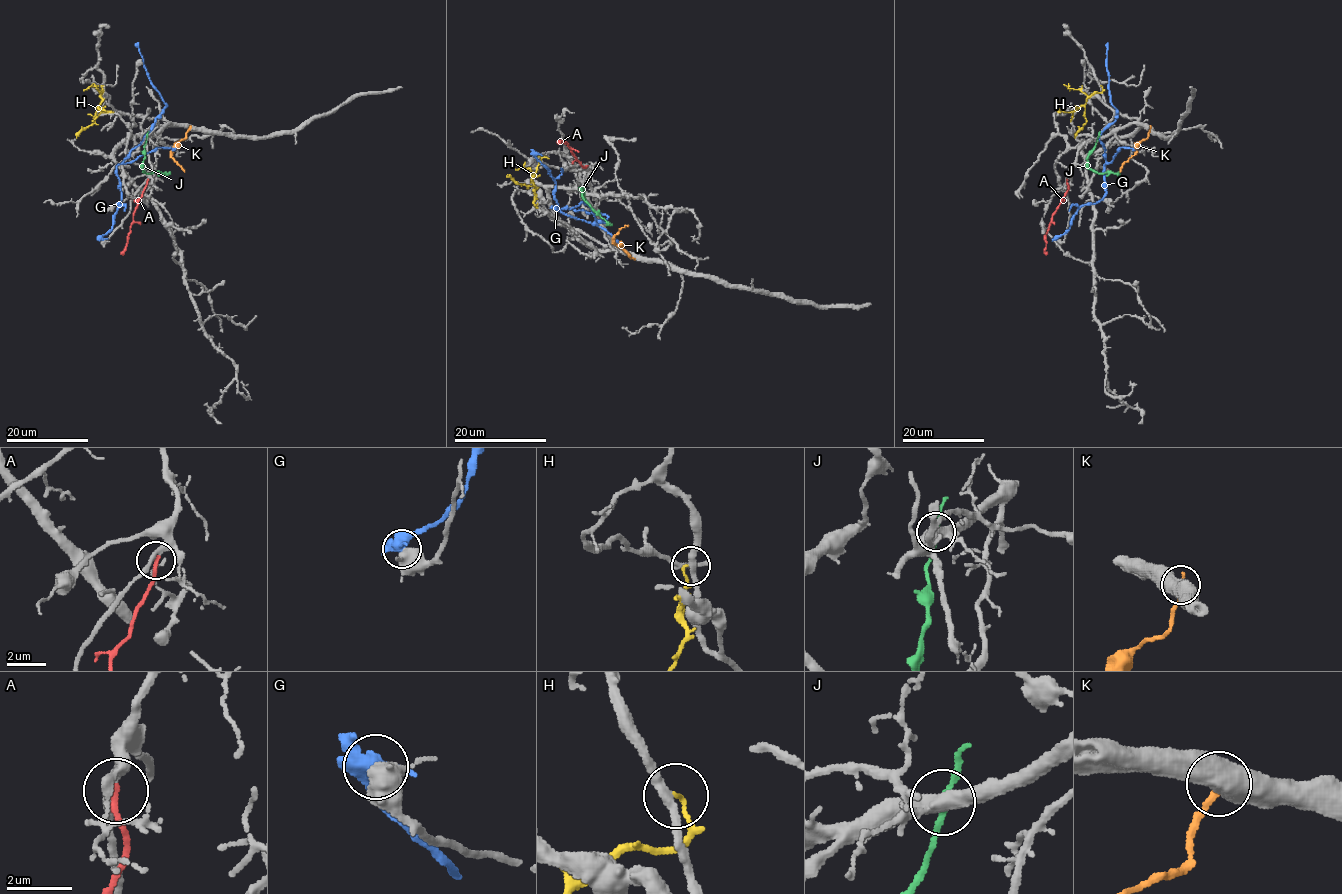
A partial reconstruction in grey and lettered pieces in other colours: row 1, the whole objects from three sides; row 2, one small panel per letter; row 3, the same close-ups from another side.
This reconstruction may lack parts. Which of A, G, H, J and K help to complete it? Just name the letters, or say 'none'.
A

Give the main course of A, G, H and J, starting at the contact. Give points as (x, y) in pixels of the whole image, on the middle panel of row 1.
A: (587, 165), (583, 166), (566, 142), (559, 142)
G: (536, 154), (556, 183), (557, 209), (552, 208), (573, 208), (582, 201), (596, 220), (607, 217), (573, 210)
H: (537, 204), (534, 203), (536, 188), (517, 183), (507, 175)
J: (585, 200), (582, 188), (585, 201), (612, 225)

